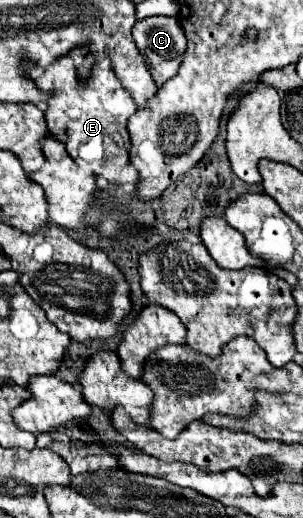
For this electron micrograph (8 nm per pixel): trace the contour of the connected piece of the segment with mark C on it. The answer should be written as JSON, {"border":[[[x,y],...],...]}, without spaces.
{"border":[[[152,16],[152,18],[144,18],[140,22],[134,24],[132,28],[132,36],[136,40],[136,46],[140,50],[140,54],[144,56],[154,82],[158,86],[162,86],[166,80],[174,78],[178,72],[178,66],[182,62],[182,54],[186,52],[186,36],[182,32],[182,26],[178,24],[176,18],[168,18],[168,16]]]}

